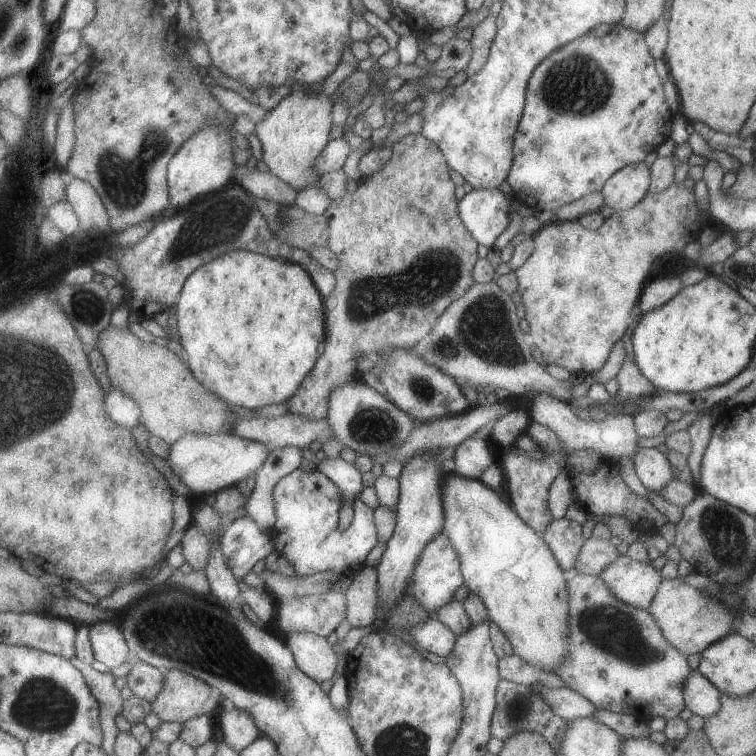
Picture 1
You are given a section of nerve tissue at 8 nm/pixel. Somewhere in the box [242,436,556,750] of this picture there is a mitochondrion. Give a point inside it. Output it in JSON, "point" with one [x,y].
{"point":[515,710]}

